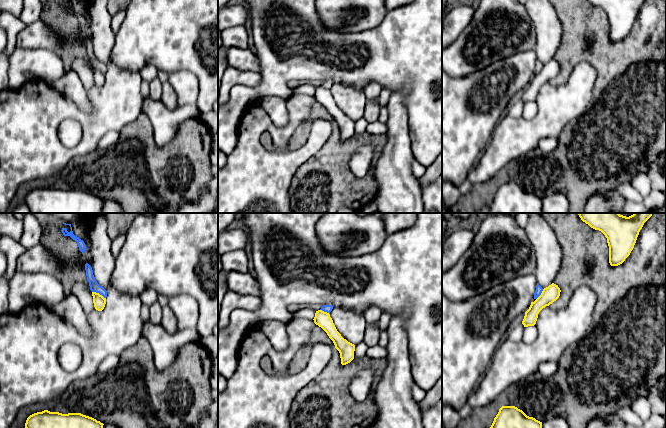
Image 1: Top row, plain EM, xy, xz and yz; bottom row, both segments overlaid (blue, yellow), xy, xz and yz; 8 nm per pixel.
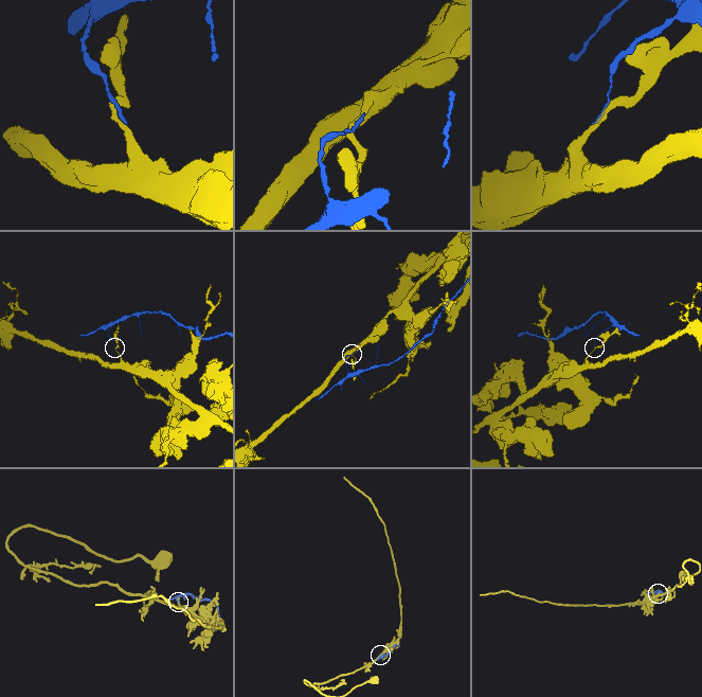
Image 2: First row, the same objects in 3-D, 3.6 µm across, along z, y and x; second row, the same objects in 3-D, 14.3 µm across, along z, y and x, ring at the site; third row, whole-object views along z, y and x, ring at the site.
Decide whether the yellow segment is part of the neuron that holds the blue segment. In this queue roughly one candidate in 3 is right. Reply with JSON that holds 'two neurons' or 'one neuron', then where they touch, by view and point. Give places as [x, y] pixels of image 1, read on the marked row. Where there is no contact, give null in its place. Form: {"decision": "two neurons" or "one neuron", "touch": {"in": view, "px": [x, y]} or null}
{"decision": "two neurons", "touch": {"in": "xy", "px": [99, 293]}}

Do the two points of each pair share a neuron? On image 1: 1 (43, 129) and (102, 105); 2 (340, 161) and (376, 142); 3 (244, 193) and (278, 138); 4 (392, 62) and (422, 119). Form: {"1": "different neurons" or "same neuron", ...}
{"1": "same neuron", "2": "same neuron", "3": "same neuron", "4": "same neuron"}

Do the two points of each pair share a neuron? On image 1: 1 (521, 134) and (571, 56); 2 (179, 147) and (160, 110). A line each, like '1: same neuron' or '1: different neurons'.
1: different neurons
2: different neurons

